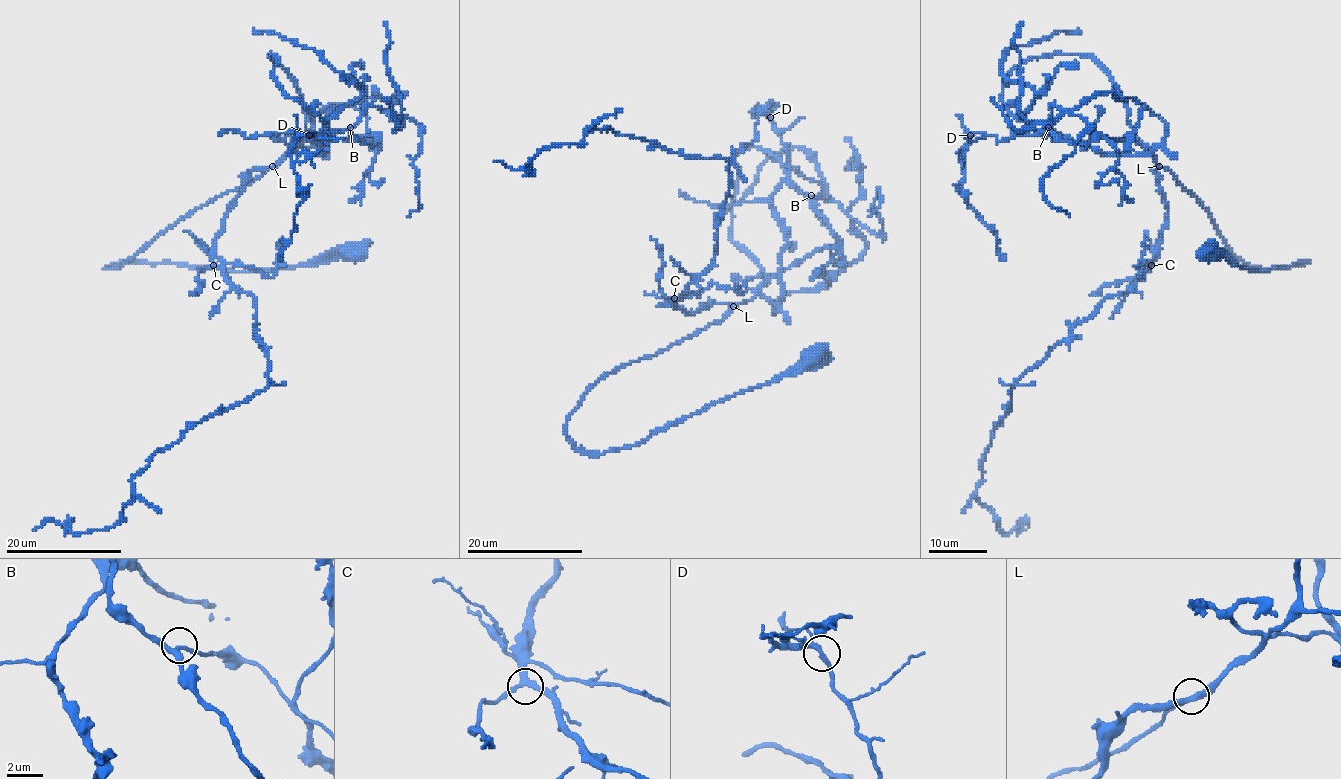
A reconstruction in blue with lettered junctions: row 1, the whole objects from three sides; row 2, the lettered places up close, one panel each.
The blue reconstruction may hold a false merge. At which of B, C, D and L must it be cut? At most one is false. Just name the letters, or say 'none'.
none

